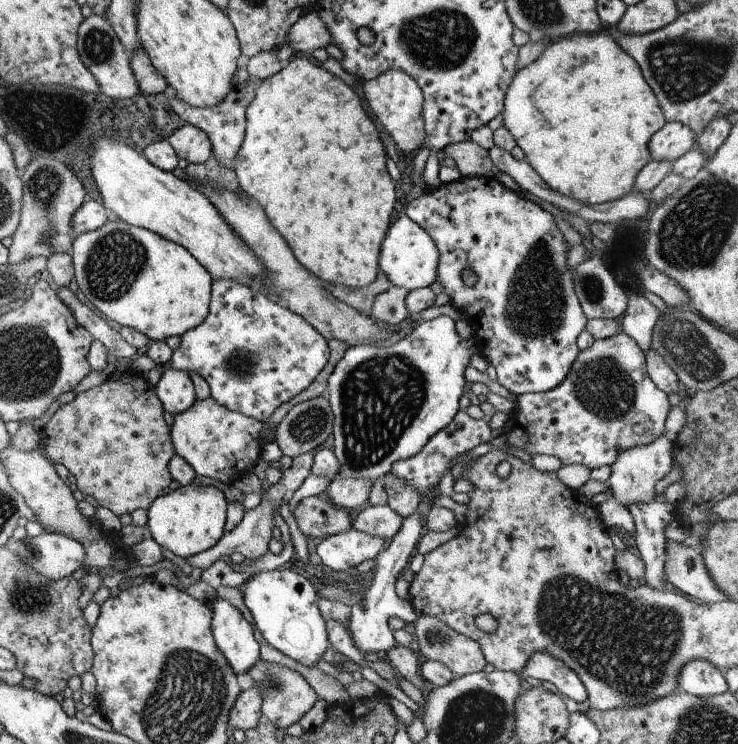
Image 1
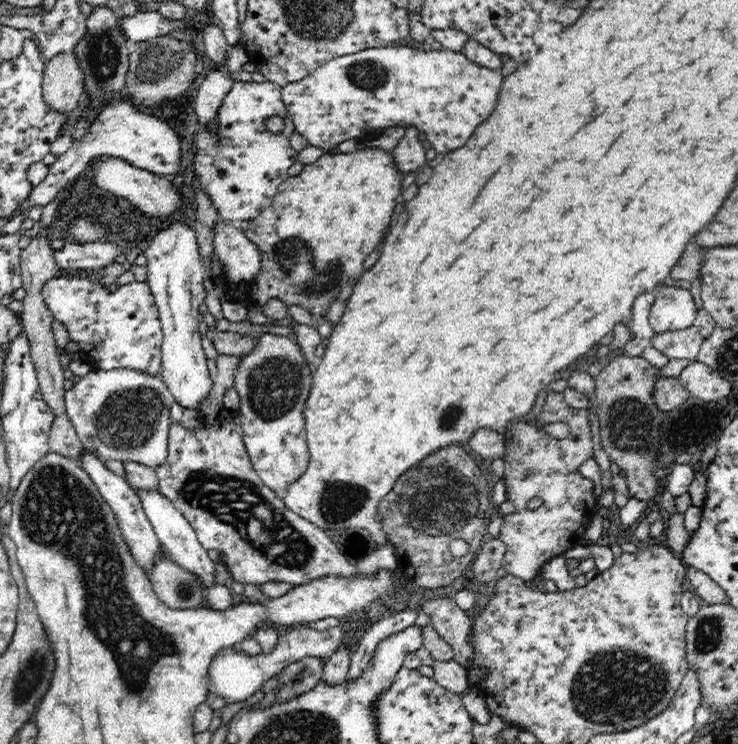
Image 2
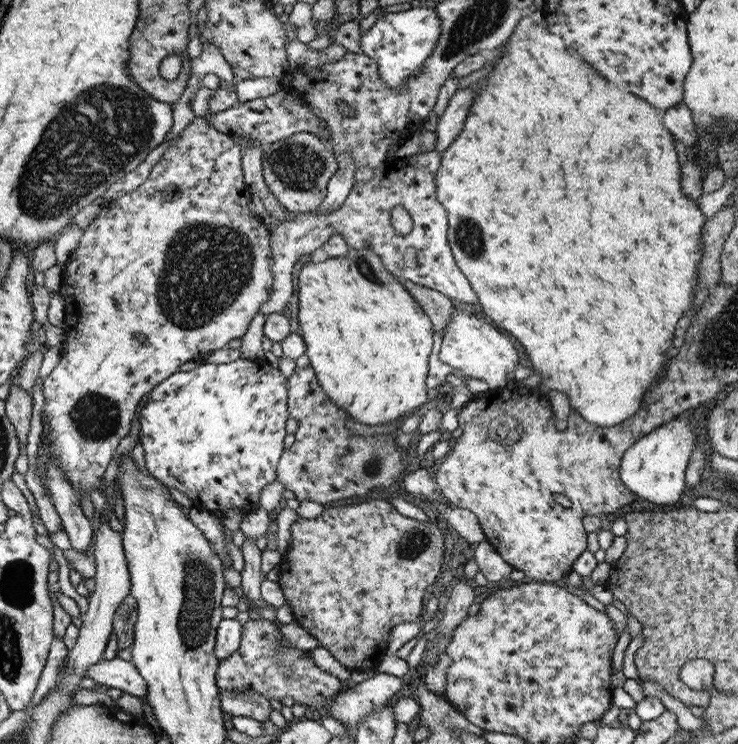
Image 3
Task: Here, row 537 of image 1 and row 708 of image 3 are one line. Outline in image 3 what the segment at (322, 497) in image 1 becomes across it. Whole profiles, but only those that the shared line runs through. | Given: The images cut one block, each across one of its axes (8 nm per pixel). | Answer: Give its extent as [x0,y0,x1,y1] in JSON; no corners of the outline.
[215,619,343,716]

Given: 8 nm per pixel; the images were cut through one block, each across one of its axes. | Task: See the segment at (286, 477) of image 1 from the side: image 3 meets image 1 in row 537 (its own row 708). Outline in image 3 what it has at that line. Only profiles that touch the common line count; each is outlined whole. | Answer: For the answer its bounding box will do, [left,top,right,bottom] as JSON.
[218,690,270,722]

